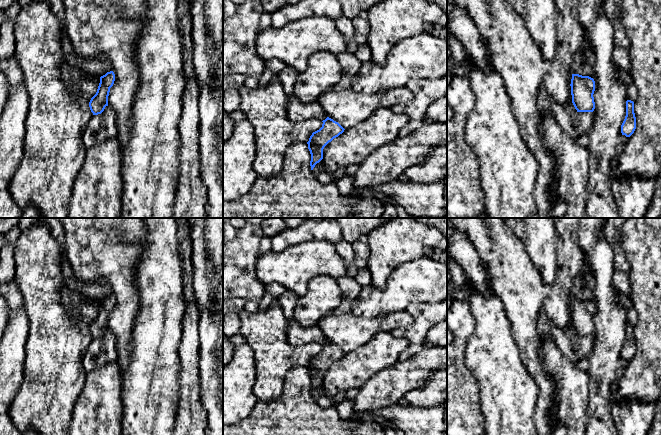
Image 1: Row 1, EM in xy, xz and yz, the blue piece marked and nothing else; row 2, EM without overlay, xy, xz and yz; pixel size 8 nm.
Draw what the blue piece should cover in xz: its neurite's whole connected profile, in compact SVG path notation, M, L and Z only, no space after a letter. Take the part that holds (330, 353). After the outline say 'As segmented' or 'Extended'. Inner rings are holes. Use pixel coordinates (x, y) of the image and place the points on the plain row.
M291 321L287 329L287 340L292 346L302 346L318 343L323 346L322 351L313 356L309 362L308 373L311 378L311 394L323 383L323 373L334 362L344 356L344 352L329 342L317 325L302 327L296 321Z. Extended

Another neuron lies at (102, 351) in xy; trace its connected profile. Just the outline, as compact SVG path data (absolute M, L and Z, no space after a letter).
M106 330L101 338L93 339L83 359L86 373L94 368L117 361L116 339L112 332Z

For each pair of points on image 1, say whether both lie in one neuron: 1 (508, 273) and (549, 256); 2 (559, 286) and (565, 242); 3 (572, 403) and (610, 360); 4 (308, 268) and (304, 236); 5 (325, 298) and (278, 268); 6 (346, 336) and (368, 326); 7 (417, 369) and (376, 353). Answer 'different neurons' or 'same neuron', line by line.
1: different neurons
2: same neuron
3: different neurons
4: different neurons
5: different neurons
6: same neuron
7: different neurons

